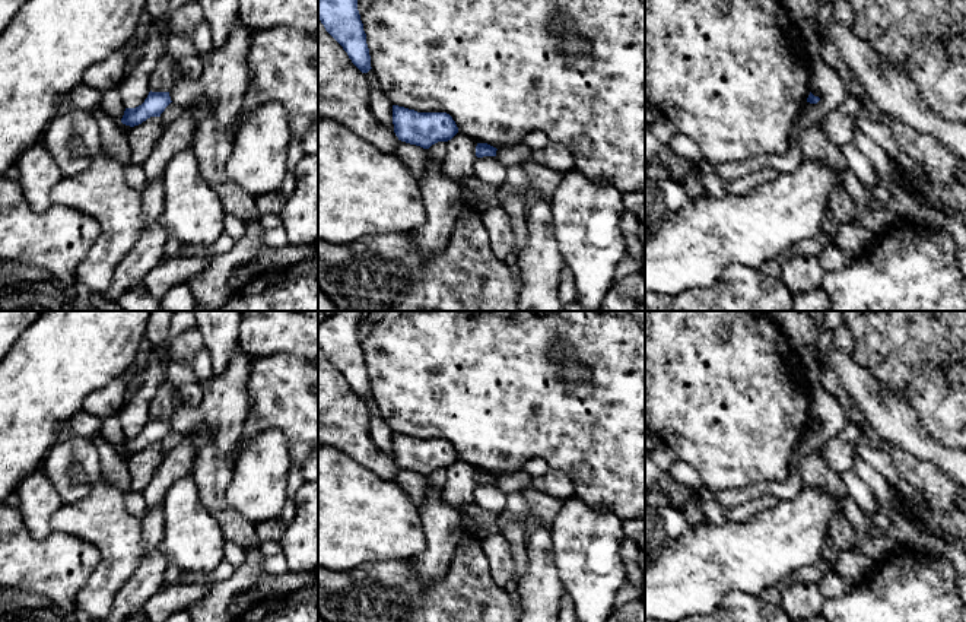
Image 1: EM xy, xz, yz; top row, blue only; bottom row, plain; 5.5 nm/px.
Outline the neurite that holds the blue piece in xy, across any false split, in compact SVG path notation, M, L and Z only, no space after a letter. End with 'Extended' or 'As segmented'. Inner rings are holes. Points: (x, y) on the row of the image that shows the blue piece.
M149 92L144 102L136 108L125 108L121 123L130 127L139 126L150 117L161 117L171 104L169 92Z. As segmented

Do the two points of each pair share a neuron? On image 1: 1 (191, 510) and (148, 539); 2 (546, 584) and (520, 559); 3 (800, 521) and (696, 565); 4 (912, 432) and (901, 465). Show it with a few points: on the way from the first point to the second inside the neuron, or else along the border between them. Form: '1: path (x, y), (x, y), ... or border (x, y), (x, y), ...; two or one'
1: border (165, 492), (161, 554), (168, 561); two
2: border (527, 545), (527, 570), (517, 580); two
3: path (774, 542), (760, 551), (723, 551); one
4: border (882, 438), (937, 465); two

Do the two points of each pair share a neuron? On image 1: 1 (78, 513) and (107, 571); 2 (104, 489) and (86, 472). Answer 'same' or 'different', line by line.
1: same
2: different

